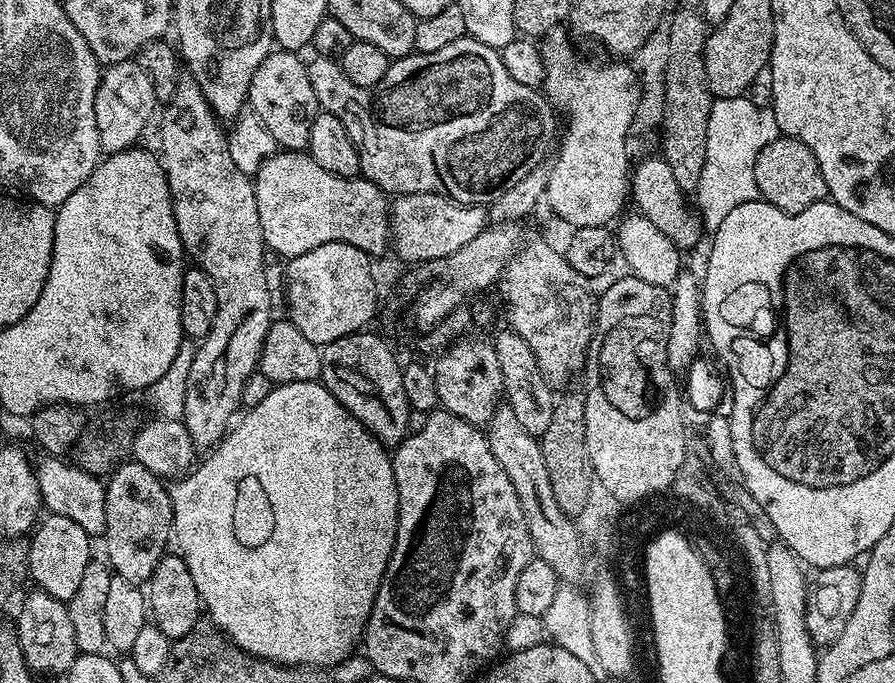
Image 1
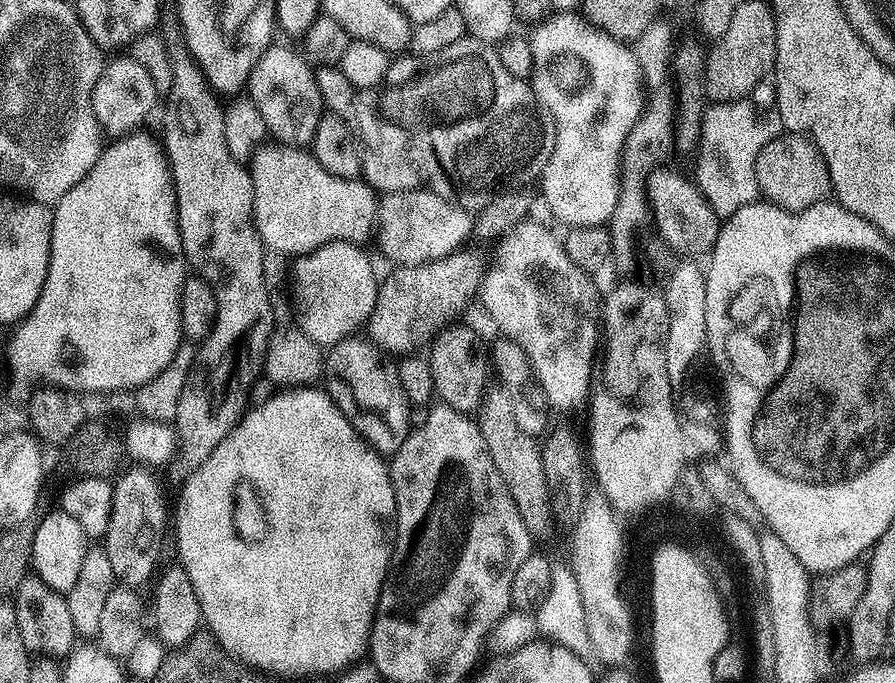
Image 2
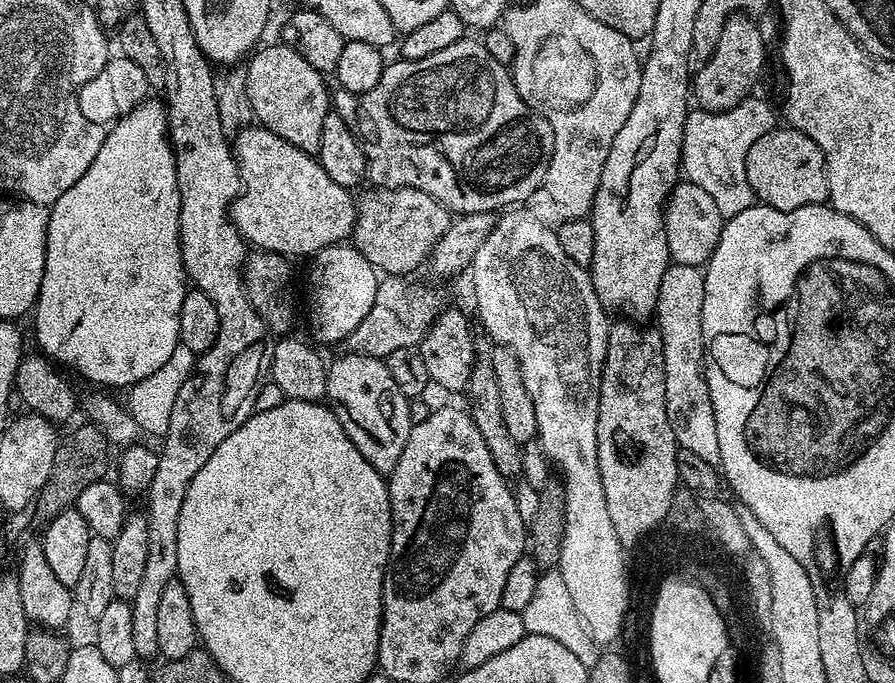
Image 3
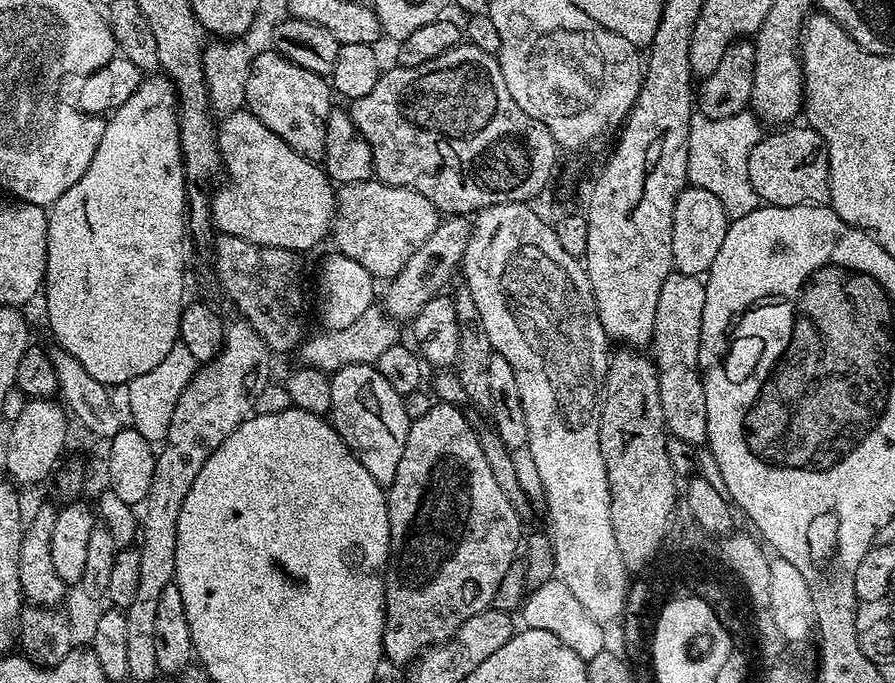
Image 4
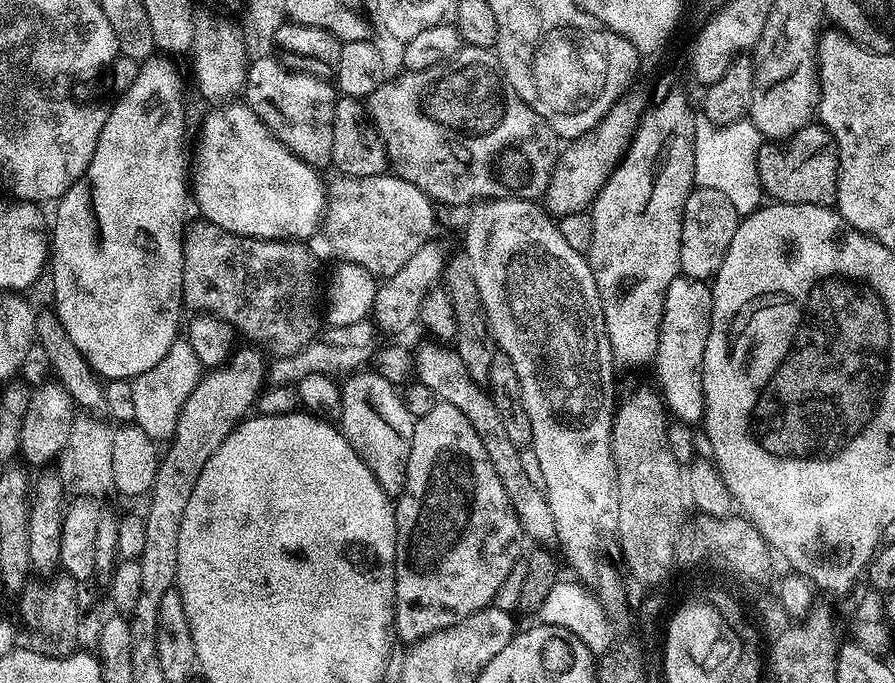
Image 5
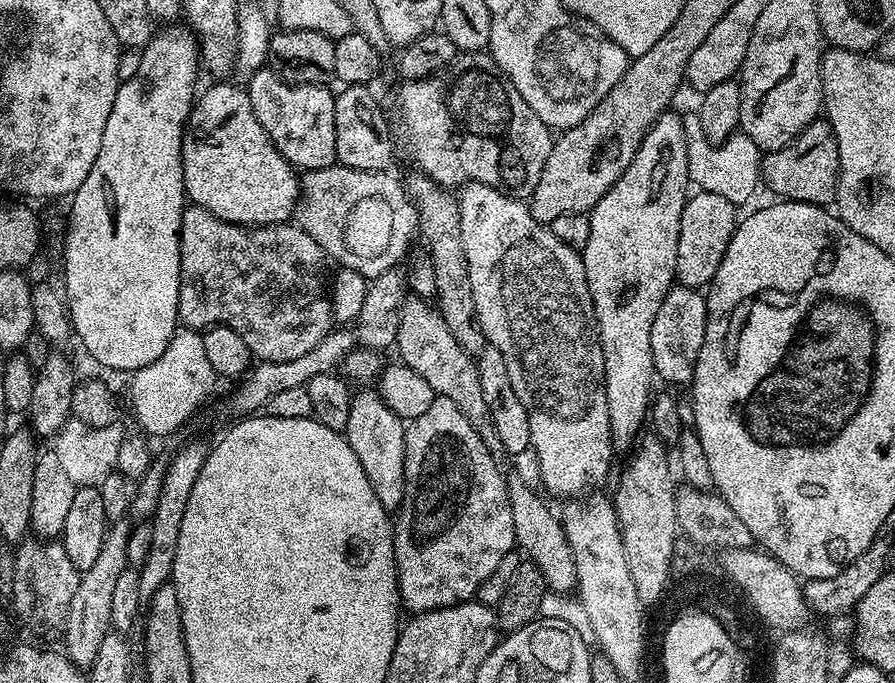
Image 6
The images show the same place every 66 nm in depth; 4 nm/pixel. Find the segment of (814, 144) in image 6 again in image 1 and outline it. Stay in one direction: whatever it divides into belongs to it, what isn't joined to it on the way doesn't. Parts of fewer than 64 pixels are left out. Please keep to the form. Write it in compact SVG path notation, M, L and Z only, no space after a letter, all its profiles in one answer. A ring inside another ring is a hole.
M783 134L774 142L762 146L754 162L754 182L760 196L783 212L801 212L806 210L806 206L814 206L828 196L826 178L822 178L822 170L814 154L793 136Z

